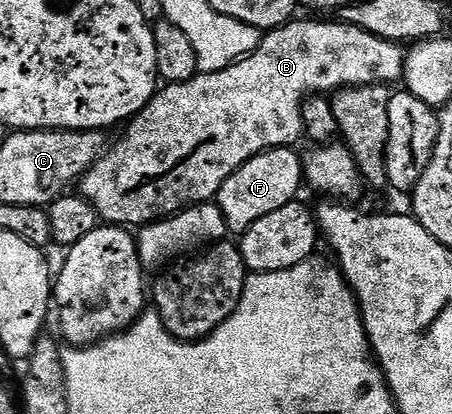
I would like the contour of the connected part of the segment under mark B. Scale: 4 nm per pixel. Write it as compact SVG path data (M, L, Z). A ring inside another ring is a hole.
M293 19L286 25L280 25L278 28L265 32L260 39L260 45L246 57L241 57L233 65L227 65L222 71L213 73L197 72L195 77L189 81L174 81L165 84L155 95L145 109L141 109L135 117L127 122L128 130L124 133L124 138L120 142L113 144L111 148L105 151L86 171L84 176L78 182L79 196L85 197L89 203L96 209L97 218L101 222L107 223L112 227L143 227L152 224L154 221L163 221L166 217L173 217L176 213L184 209L190 209L194 205L202 205L211 202L215 198L217 191L238 171L238 167L245 165L254 155L264 153L267 149L282 149L295 146L296 140L304 137L304 120L302 119L302 110L304 103L313 95L332 95L341 89L346 89L354 85L386 85L391 86L392 81L399 82L404 76L404 59L406 49L403 44L387 41L378 35L370 35L365 29L358 28L357 25L347 23L337 23L332 19L316 19L320 21L299 21Z

